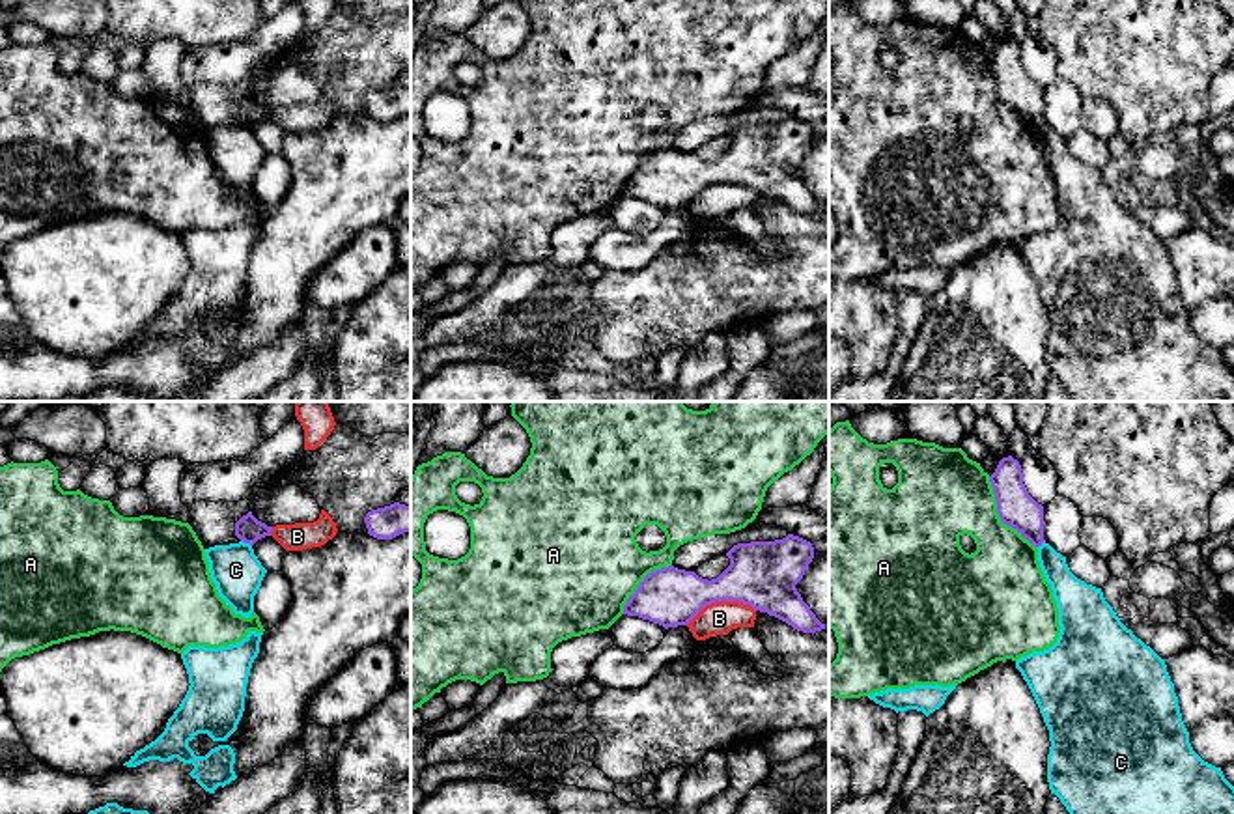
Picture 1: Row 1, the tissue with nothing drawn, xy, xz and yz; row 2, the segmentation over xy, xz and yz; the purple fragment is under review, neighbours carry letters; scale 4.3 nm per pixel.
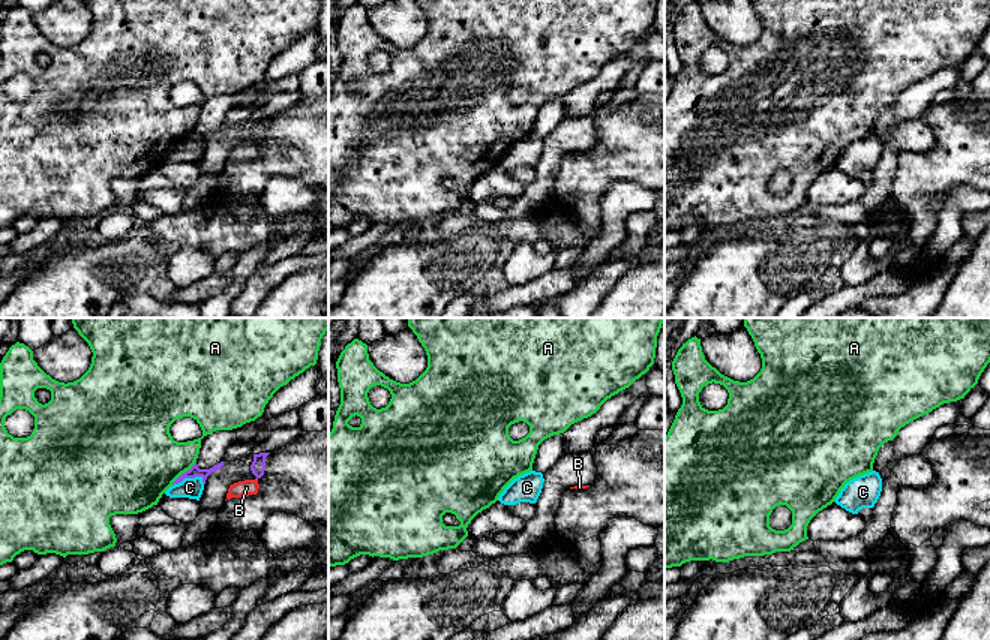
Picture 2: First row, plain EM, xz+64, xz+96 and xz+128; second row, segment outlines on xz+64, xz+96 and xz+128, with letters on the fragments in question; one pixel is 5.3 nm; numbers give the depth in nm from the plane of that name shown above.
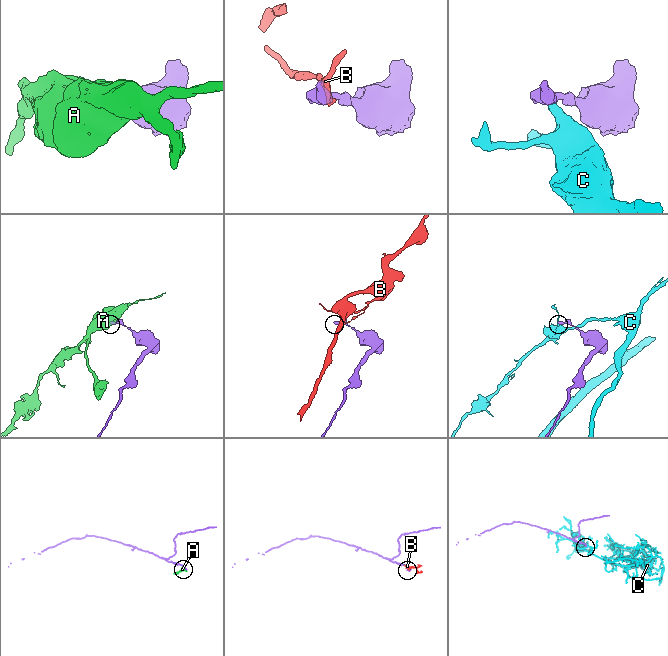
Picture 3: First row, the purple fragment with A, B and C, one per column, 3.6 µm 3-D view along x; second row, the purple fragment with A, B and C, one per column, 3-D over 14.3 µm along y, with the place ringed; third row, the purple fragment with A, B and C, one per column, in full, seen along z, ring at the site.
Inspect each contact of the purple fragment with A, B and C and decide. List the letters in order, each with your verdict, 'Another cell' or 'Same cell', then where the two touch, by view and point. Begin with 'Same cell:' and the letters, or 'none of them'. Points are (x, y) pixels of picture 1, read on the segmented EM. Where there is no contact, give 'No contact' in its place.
Same cell: none of them
A: Another cell. Touches purple at yz (999, 516)
B: Another cell. Touches purple at xz (719, 600)
C: Another cell. Touches purple at xy (247, 542)

